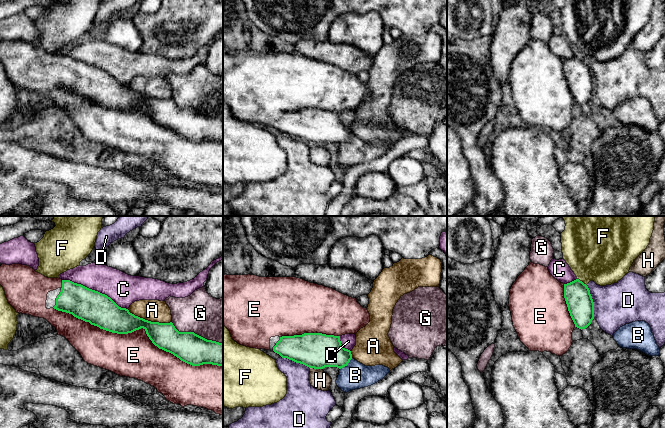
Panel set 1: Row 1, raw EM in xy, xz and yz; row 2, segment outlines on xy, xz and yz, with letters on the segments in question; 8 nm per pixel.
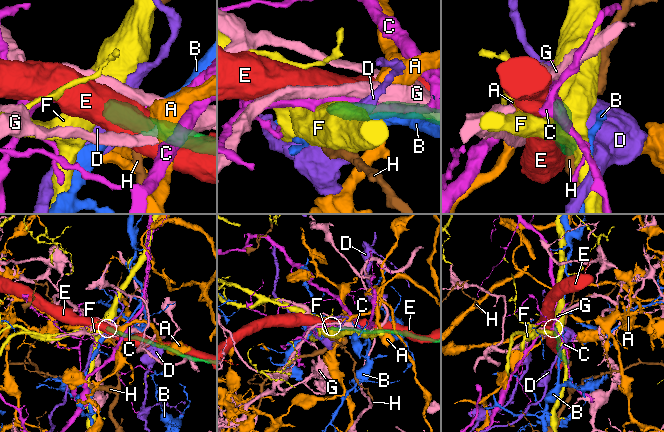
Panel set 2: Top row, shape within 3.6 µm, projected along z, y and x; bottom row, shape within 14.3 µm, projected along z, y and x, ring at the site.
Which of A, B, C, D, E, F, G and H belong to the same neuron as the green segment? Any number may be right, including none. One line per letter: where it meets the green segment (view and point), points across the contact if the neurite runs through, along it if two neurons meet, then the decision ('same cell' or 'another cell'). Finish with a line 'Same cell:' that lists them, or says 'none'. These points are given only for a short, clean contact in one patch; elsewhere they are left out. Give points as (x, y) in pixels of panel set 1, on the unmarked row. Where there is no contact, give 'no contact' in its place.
A: meets green in xy at (149, 97); another cell
B: meets green in xz at (346, 141); border along xz (352, 134), (340, 145); another cell
C: meets green in xy at (94, 66); another cell
D: meets green in yz at (592, 77); border along yz (586, 61), (593, 78), (594, 93); another cell
E: meets green in xy at (140, 104); same cell
F: meets green in yz at (581, 57); border along yz (577, 54), (586, 61); another cell
G: meets green in xy at (196, 110); another cell
H: meets green in xz at (316, 144); border along xz (310, 143), (321, 145); another cell
Same cell: E

